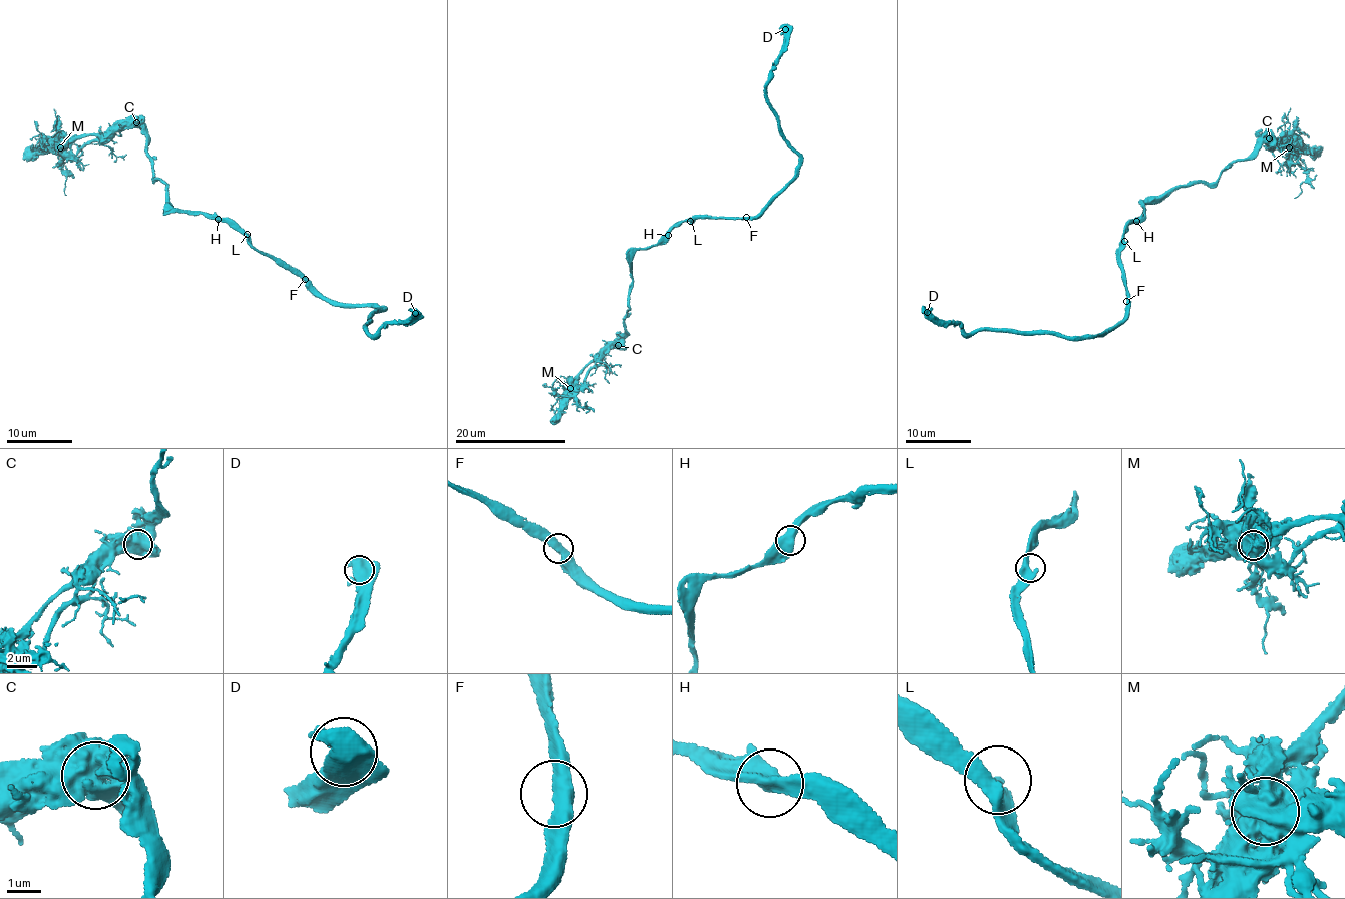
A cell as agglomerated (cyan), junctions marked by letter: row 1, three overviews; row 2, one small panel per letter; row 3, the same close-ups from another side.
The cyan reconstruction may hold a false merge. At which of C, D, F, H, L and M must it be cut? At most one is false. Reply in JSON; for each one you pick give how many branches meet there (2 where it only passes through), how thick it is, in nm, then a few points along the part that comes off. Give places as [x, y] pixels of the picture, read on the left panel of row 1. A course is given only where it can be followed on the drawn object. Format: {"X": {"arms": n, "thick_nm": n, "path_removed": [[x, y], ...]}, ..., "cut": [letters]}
{"M": {"arms": 3, "thick_nm": 800, "path_removed": [[59, 147], [75, 155], [93, 141], [121, 129], [119, 124]]}, "cut": ["M"]}

